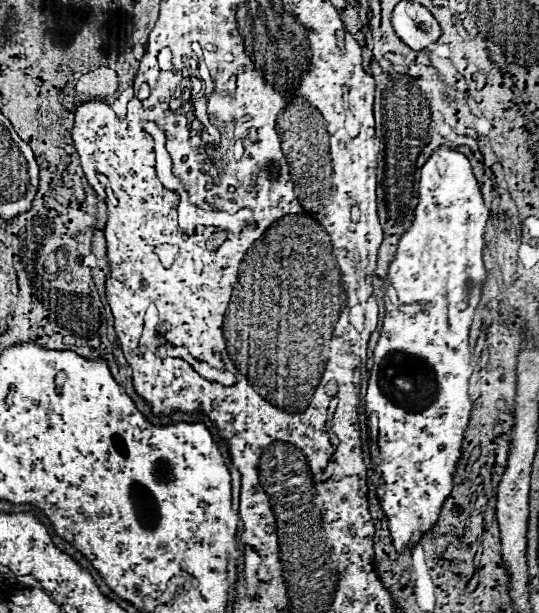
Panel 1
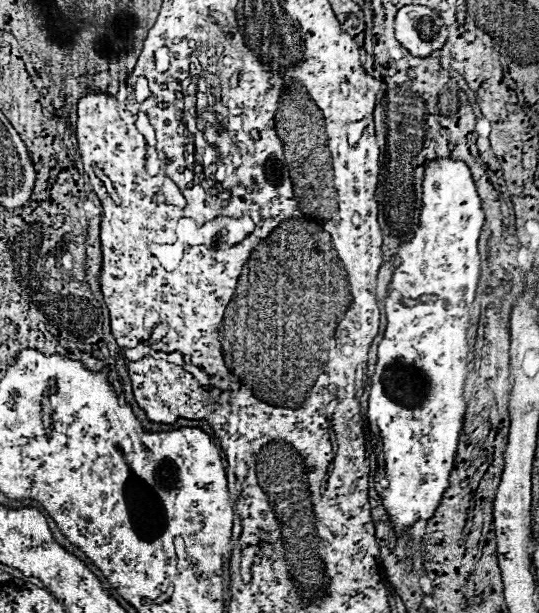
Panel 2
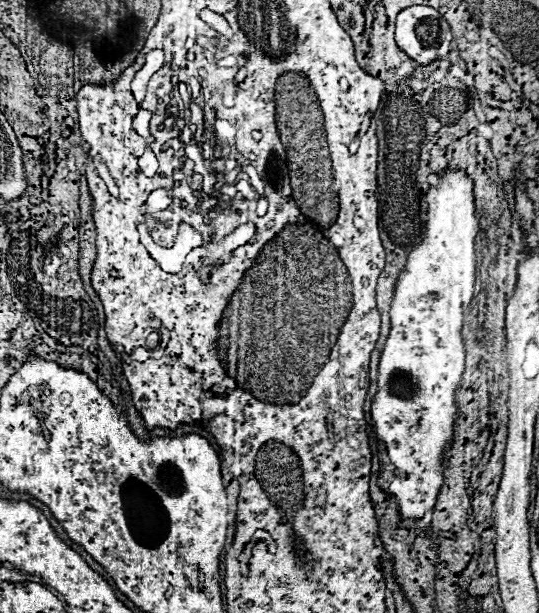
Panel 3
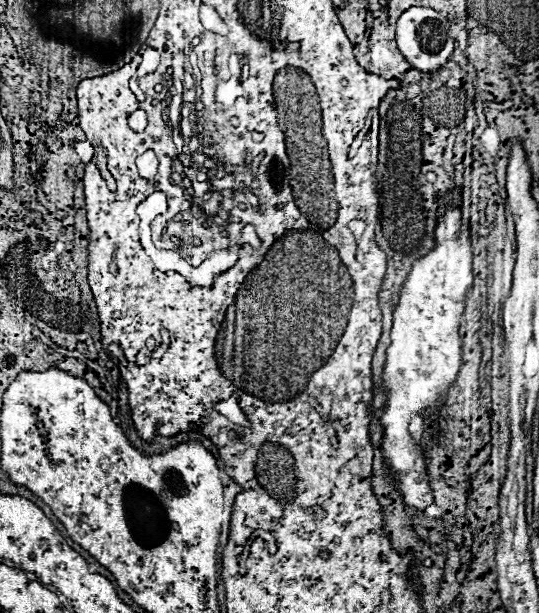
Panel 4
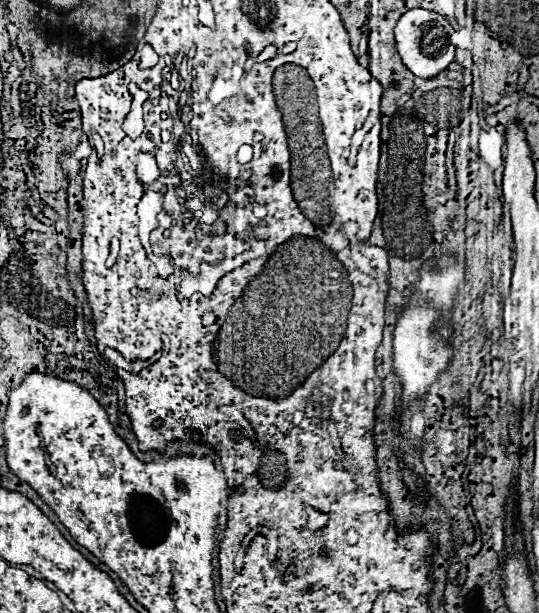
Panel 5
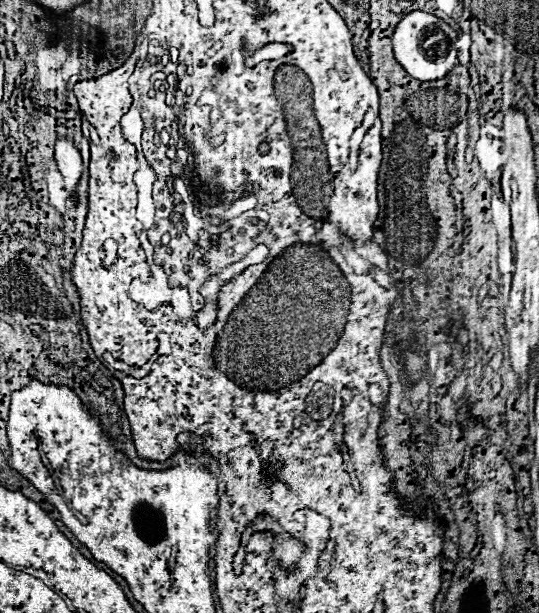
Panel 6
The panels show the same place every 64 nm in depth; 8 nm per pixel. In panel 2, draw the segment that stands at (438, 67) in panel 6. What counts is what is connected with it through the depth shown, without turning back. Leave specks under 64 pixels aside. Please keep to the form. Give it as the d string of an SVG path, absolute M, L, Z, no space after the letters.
M402 6L396 14L396 40L416 58L426 58L444 48L448 30L436 10L428 6Z

